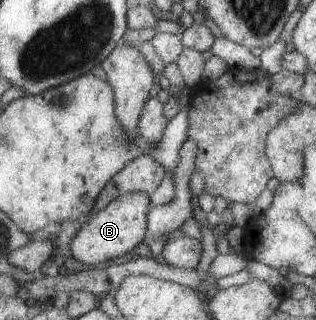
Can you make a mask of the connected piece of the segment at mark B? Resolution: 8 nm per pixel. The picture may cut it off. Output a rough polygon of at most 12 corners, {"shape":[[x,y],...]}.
{"shape":[[128,192],[69,241],[71,257],[97,265],[146,238],[149,195]]}

